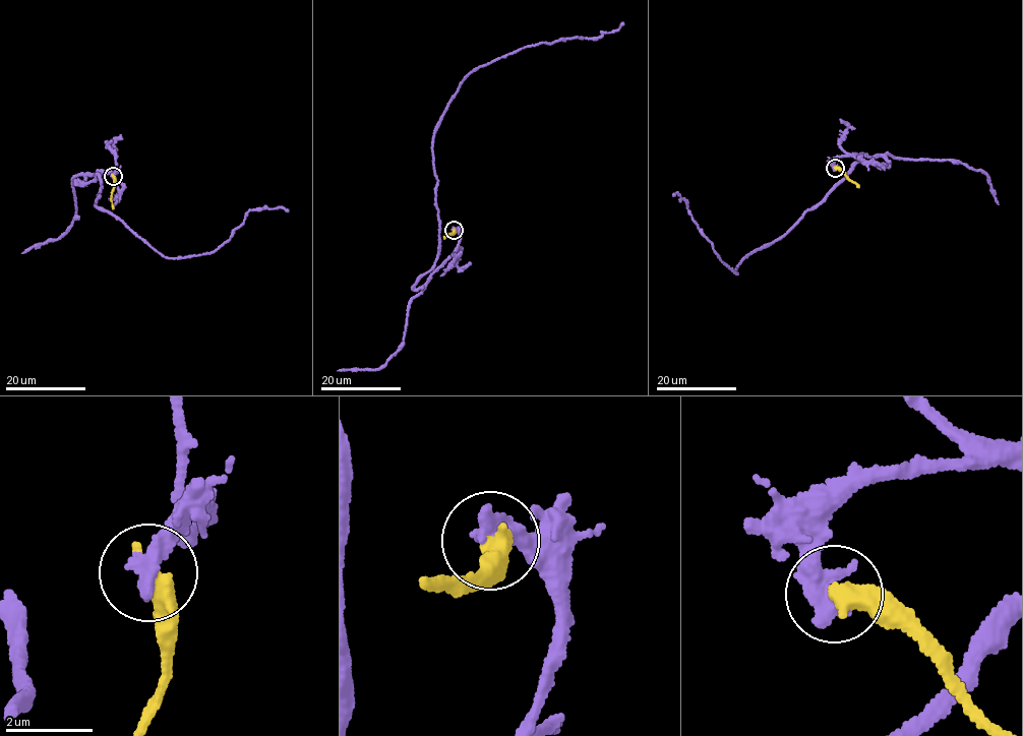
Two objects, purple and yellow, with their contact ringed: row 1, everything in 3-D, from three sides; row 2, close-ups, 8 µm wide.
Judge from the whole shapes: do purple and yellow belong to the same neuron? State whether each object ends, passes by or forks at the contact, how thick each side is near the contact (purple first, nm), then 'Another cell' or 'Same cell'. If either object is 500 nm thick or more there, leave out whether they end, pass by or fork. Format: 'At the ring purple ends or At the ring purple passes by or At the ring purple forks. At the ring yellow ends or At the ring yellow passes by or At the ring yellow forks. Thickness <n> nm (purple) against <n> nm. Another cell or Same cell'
Thickness 550 nm (purple) against 550 nm. Another cell

